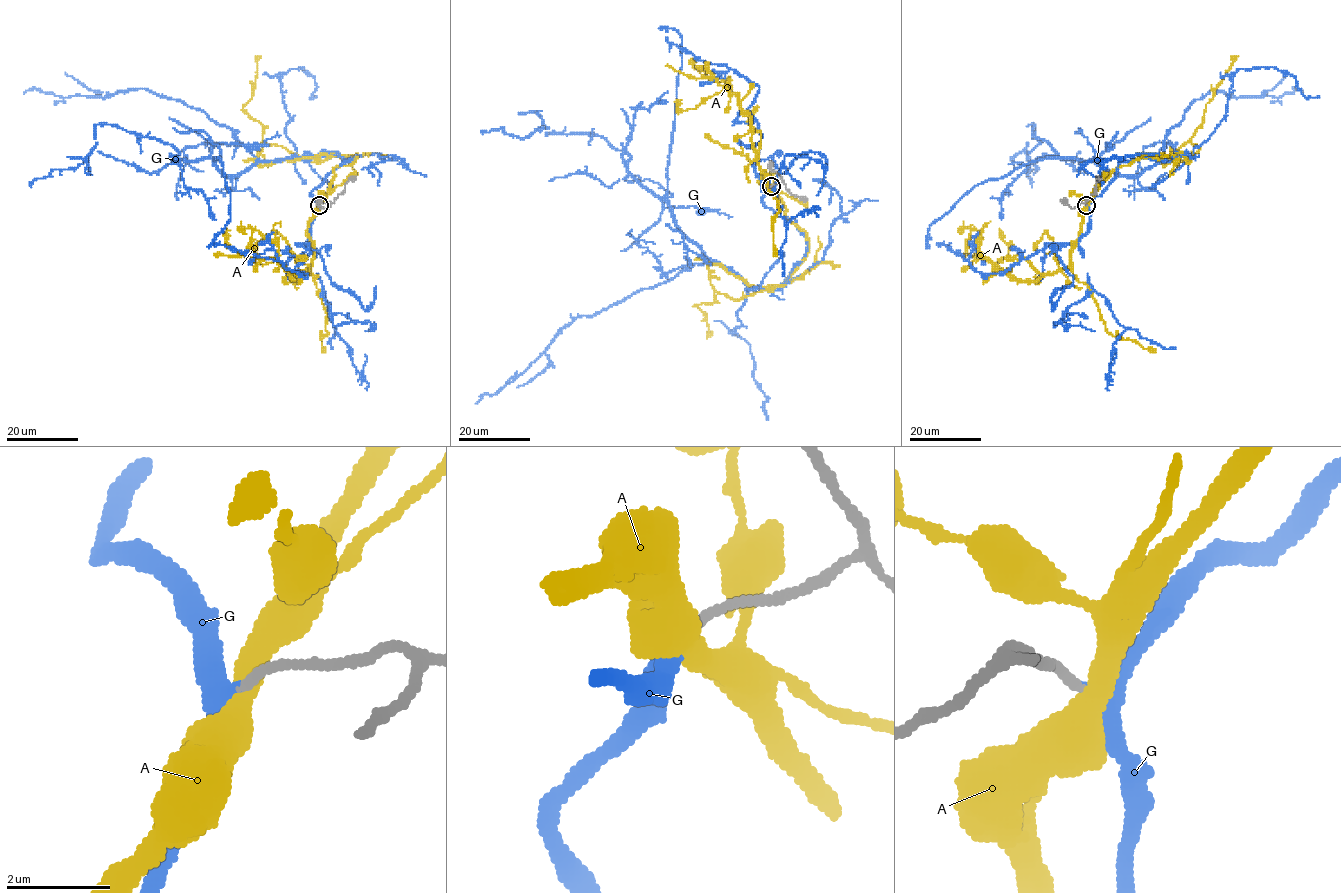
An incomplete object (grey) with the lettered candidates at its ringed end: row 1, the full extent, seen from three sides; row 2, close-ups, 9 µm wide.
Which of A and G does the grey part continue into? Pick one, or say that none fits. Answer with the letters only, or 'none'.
G

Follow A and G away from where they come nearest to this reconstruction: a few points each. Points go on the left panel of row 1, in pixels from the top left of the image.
A: (319, 205), (334, 169), (357, 158), (333, 152), (314, 161), (264, 141), (264, 126), (243, 108), (261, 55)
G: (319, 204), (310, 193), (355, 158), (224, 175), (114, 124), (31, 186)

